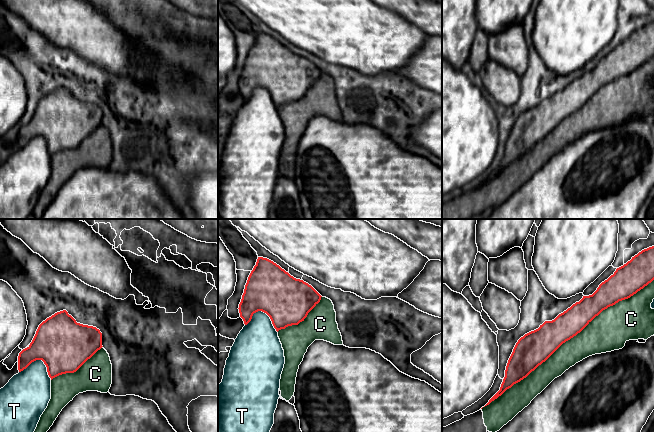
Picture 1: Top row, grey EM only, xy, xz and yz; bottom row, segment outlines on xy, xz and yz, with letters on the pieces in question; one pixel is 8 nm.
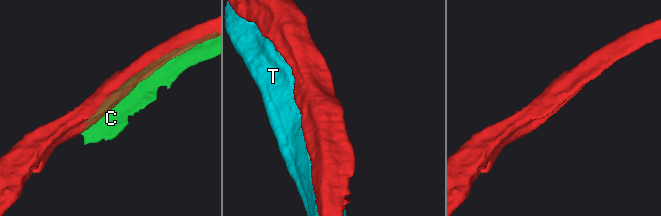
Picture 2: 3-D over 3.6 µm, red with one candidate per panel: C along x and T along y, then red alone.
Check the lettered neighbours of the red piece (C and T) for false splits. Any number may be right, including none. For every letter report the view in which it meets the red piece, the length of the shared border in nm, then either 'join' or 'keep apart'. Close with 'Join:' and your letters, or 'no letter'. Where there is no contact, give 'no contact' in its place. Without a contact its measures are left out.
C: yz | 1750 nm | keep apart
T: xz | 280 nm | keep apart
Join: no letter

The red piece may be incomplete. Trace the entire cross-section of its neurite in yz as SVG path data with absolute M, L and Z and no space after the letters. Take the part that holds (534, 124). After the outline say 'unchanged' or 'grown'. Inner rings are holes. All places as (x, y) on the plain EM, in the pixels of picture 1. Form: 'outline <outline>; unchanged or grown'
outline M654 22L642 26L597 66L573 80L552 97L521 113L508 136L500 166L485 181L526 154L563 119L580 109L603 86L636 70L654 56Z; unchanged

